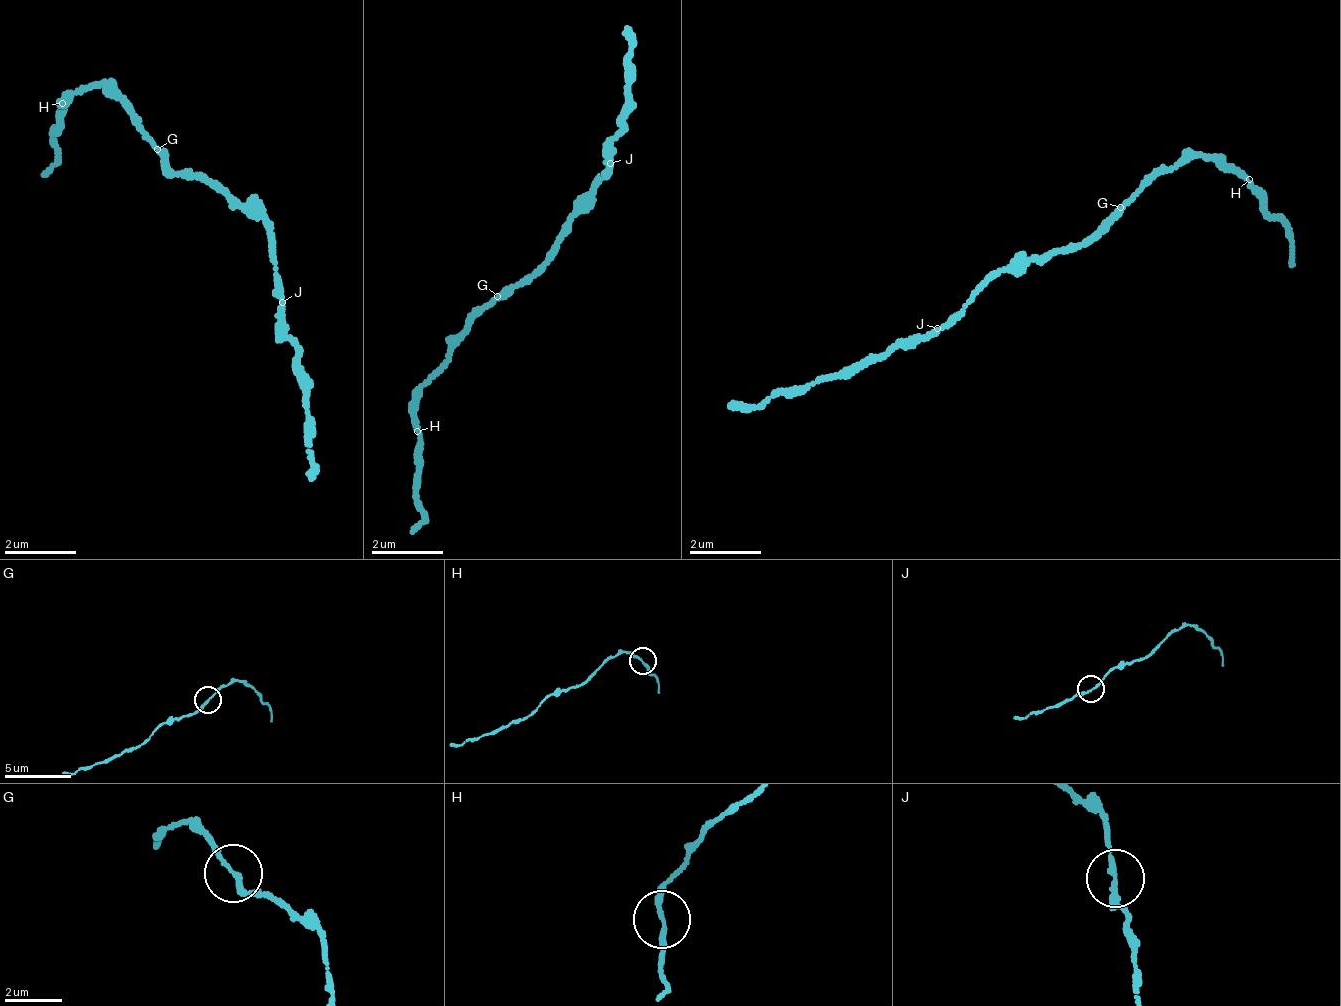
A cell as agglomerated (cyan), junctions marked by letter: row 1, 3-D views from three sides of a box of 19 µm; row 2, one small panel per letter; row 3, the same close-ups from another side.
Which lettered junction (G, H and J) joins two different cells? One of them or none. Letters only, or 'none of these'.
none of these

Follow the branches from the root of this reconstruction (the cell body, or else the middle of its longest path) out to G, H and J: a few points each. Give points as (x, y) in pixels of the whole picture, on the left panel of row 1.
G: (214, 189), (213, 184), (165, 162), (155, 150)
H: (214, 189), (213, 184), (174, 166), (122, 94), (103, 85), (64, 98), (62, 103)
J: (214, 189), (224, 194), (226, 203), (265, 221), (268, 256), (278, 268), (280, 305)

